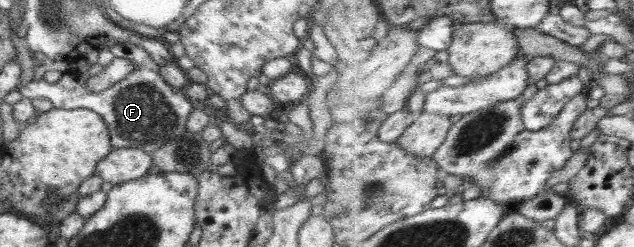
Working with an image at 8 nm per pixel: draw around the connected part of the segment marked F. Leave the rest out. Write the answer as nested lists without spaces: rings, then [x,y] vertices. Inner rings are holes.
[[[117,44],[113,51],[116,58],[129,59],[135,68],[122,81],[100,93],[90,93],[86,89],[86,80],[93,76],[88,70],[82,73],[74,70],[64,72],[62,78],[55,83],[34,78],[18,90],[30,101],[47,99],[58,109],[90,109],[108,127],[114,148],[140,149],[152,155],[162,145],[168,144],[170,139],[176,139],[180,133],[187,131],[186,123],[196,103],[188,99],[183,89],[171,87],[164,81],[158,65],[144,48],[134,44]]]

